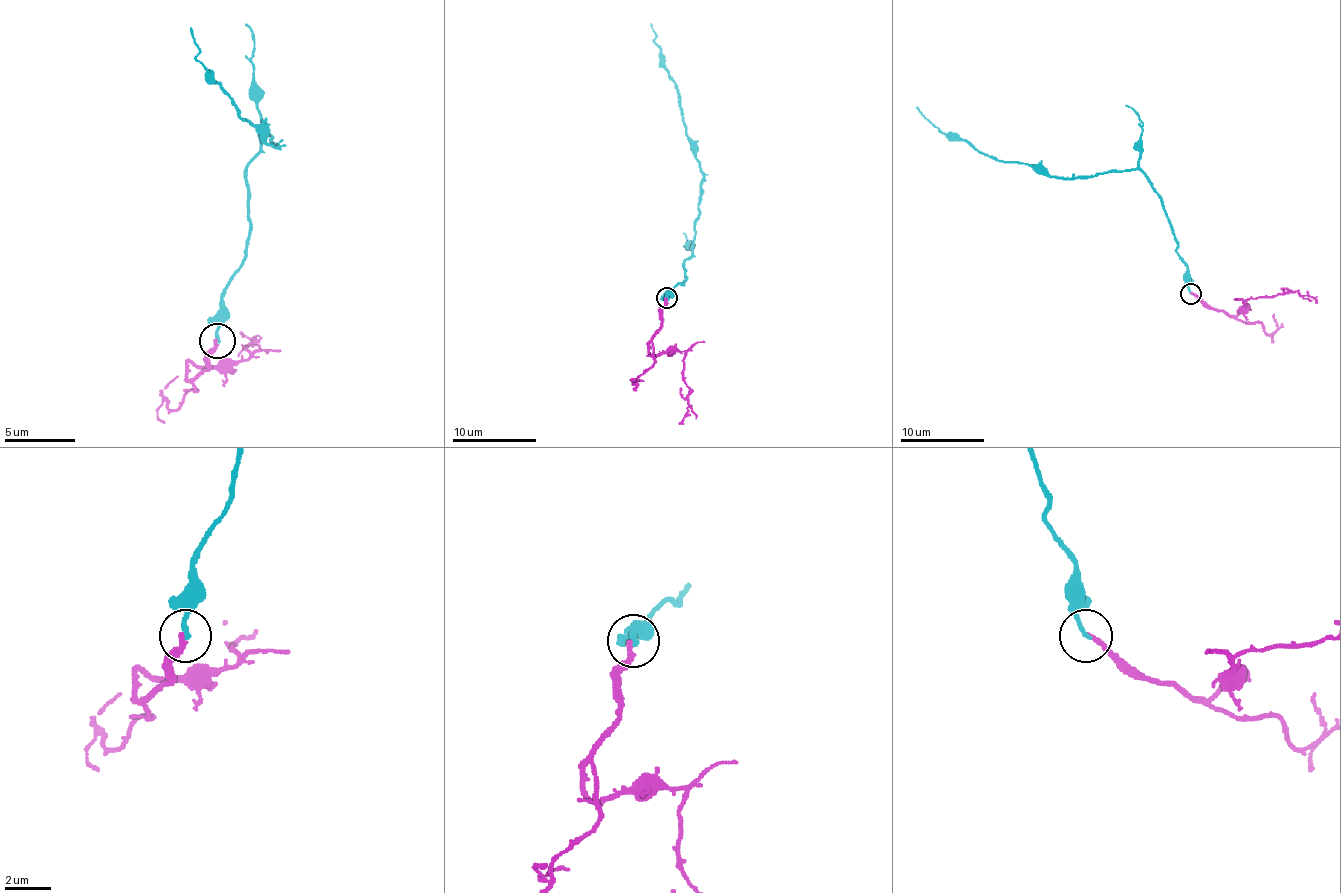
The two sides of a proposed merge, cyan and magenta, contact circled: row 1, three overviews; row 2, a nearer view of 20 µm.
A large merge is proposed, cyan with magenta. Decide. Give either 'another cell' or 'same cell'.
another cell

